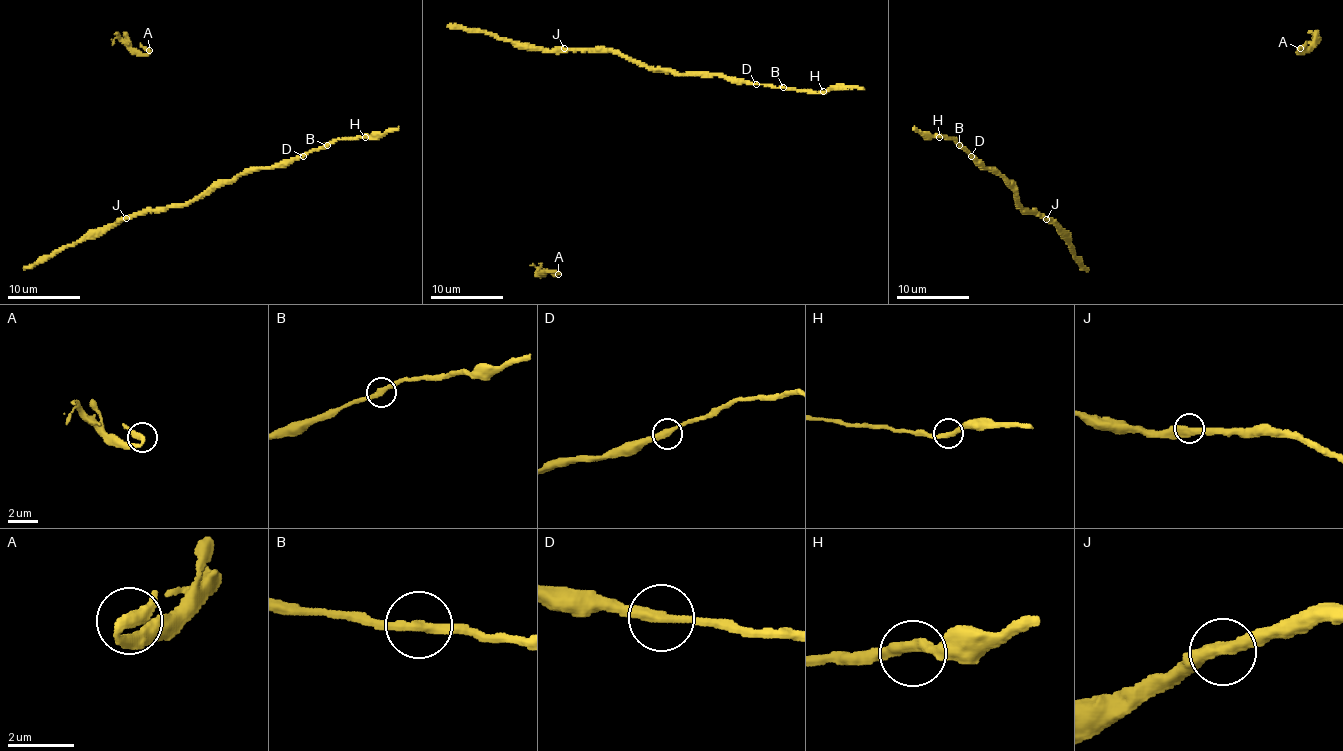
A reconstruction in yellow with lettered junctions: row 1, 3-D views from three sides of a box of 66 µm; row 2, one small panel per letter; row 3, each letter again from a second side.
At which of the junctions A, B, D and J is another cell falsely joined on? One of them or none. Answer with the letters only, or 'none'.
none

